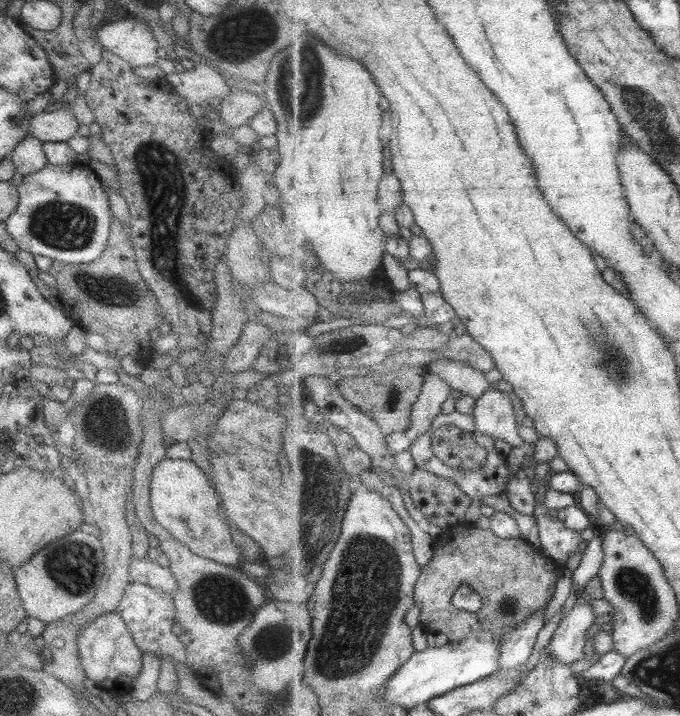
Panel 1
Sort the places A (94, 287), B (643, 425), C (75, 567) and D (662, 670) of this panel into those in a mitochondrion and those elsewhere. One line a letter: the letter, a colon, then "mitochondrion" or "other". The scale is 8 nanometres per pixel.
A: mitochondrion
B: other
C: mitochondrion
D: mitochondrion

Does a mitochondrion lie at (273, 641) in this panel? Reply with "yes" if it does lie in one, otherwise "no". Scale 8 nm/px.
yes

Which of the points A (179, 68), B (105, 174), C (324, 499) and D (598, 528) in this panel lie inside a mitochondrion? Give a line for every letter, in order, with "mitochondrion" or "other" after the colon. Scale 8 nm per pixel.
A: other
B: other
C: mitochondrion
D: other

